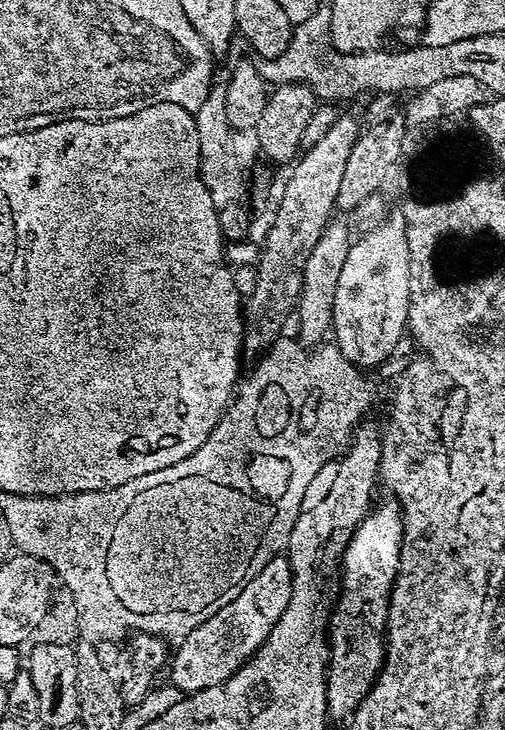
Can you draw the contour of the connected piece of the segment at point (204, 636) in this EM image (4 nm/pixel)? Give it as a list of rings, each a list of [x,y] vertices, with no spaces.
[[[287,555],[275,556],[214,618],[206,618],[202,626],[190,630],[186,638],[175,645],[176,657],[170,660],[172,678],[170,684],[182,693],[201,692],[210,686],[225,684],[239,668],[252,658],[266,642],[266,638],[282,618],[292,593],[292,568],[288,564]]]

